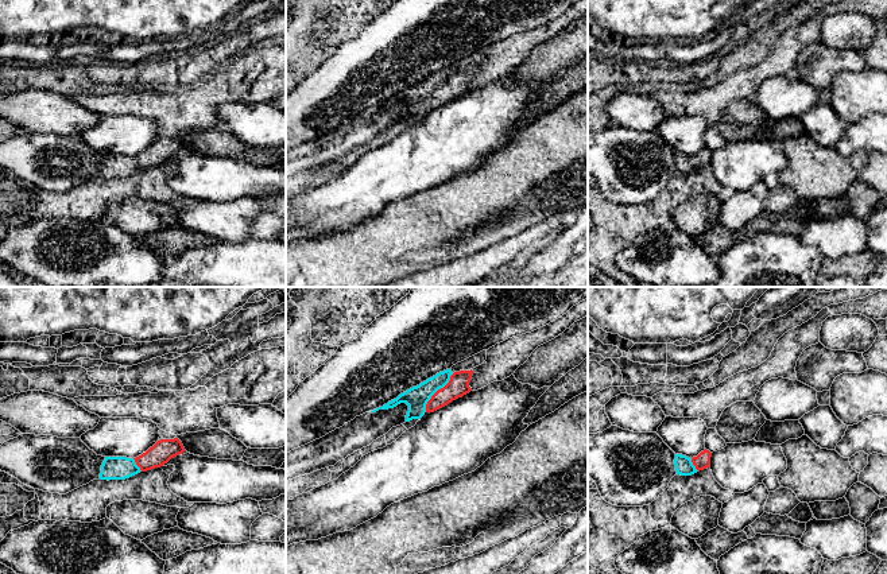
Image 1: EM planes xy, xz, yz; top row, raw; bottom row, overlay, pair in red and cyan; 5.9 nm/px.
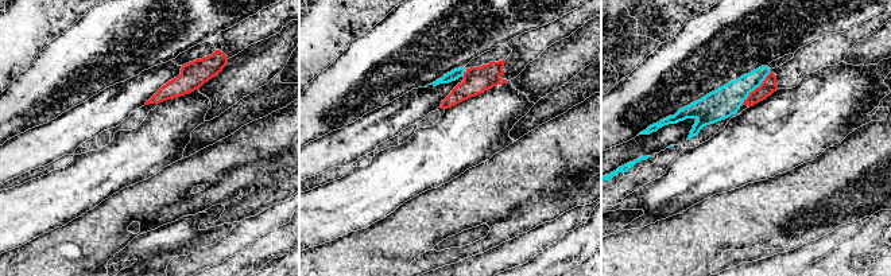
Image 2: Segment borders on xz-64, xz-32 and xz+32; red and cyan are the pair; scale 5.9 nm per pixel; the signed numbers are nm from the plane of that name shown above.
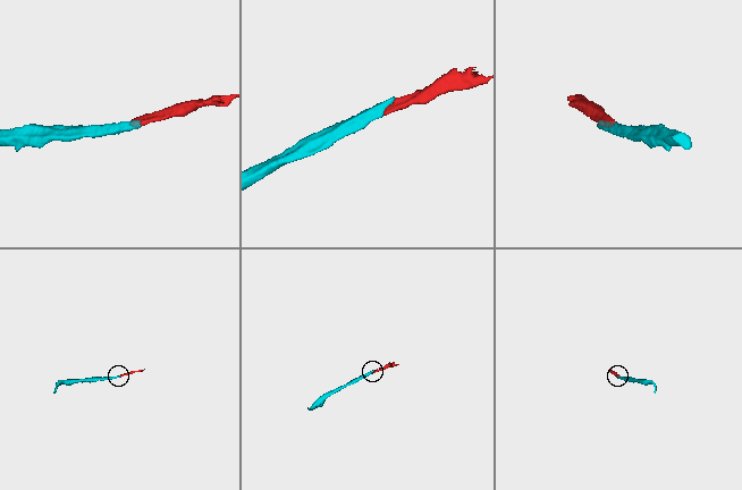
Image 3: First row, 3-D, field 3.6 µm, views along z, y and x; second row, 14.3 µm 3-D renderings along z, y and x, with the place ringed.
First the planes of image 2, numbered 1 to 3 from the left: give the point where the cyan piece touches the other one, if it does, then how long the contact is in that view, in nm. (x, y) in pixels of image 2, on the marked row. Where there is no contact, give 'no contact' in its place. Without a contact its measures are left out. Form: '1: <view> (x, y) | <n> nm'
1: no contact
2: xz-32 (464, 73) | 30 nm
3: xz+32 (756, 88) | 260 nm

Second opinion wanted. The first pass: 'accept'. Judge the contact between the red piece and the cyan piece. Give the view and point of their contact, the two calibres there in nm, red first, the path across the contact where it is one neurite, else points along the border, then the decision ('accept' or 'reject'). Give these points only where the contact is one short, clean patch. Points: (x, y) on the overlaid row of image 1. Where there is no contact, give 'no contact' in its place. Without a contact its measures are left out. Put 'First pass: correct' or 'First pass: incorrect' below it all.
meets red in xz at (436, 392); 130 nm thick on the red side, 140 nm on the other; runs through xz (459, 384), (446, 386), (436, 392), (426, 398), (417, 398); accept
First pass: correct

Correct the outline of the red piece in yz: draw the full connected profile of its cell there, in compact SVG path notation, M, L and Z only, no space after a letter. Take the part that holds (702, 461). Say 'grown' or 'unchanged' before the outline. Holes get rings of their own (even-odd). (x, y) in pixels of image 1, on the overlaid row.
grown; M706 449L693 458L682 454L675 454L674 465L677 474L692 476L700 470L710 468L710 457L712 453Z

